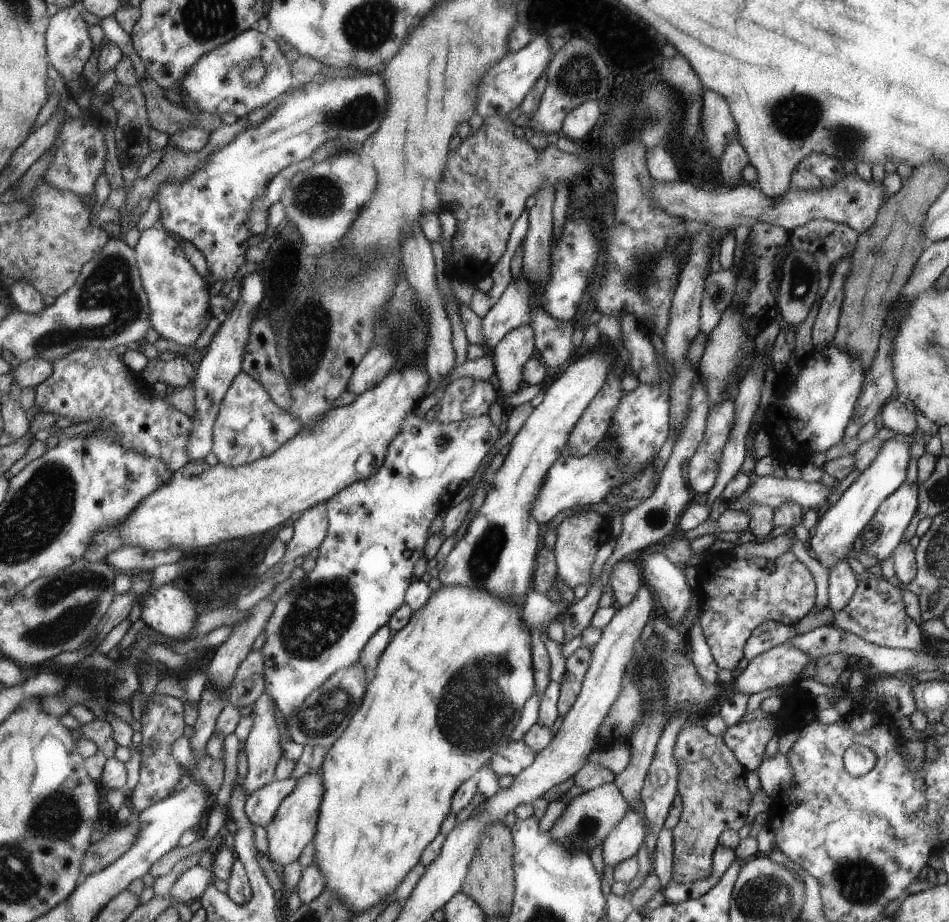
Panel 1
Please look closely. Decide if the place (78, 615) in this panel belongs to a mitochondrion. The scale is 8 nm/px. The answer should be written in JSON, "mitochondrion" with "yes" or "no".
{"mitochondrion":"yes"}

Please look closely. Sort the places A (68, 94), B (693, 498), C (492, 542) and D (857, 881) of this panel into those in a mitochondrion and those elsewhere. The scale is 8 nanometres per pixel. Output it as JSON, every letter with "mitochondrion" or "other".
{"A":"other","B":"other","C":"mitochondrion","D":"mitochondrion"}

